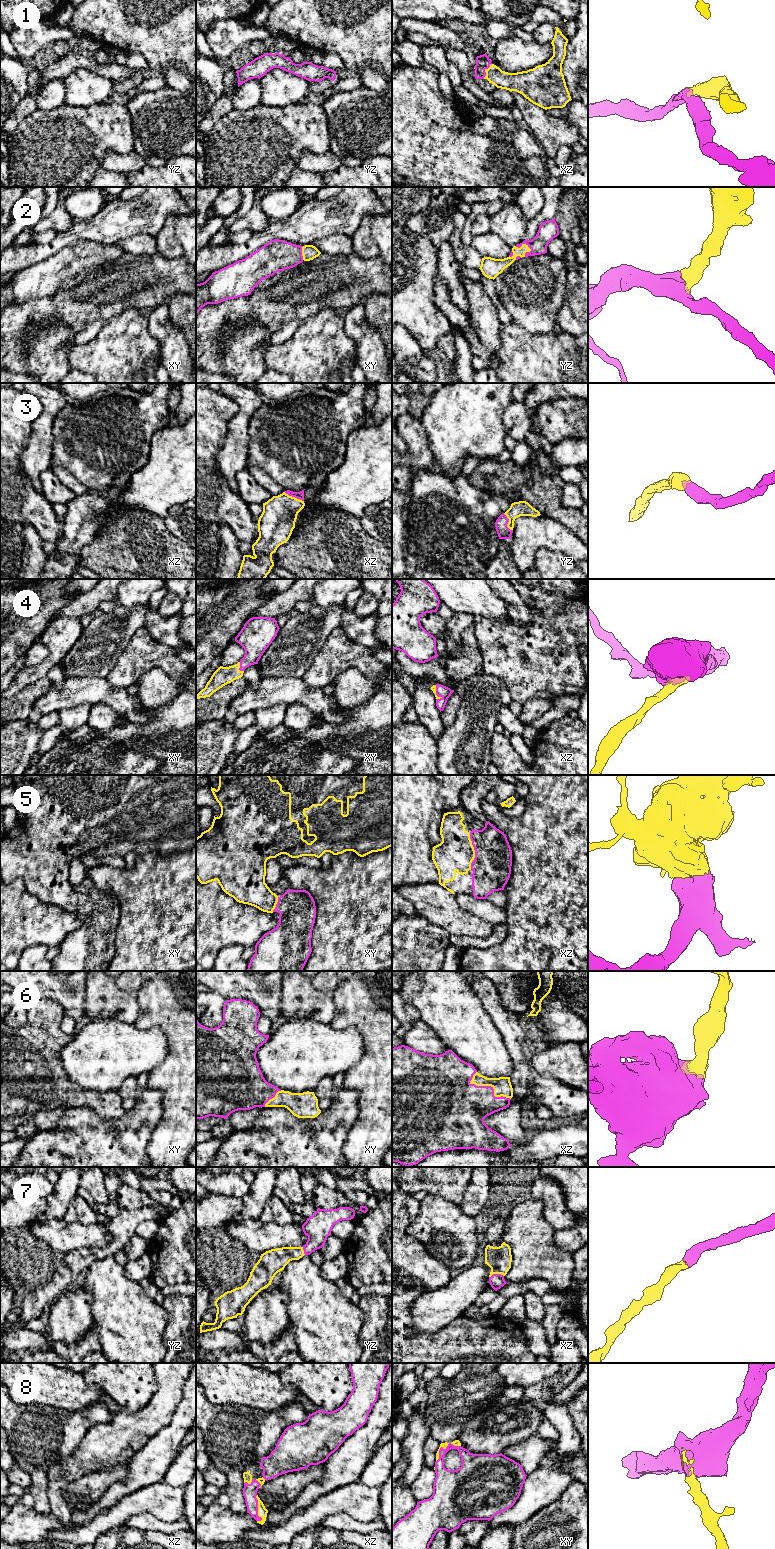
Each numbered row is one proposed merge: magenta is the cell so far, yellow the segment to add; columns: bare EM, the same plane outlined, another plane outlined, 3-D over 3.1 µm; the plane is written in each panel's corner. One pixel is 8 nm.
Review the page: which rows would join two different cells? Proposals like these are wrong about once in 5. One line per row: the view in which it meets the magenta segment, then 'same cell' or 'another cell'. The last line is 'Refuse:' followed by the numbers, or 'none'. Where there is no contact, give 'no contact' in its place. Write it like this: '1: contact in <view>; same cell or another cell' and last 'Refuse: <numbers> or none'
1: contact in xz; same cell
2: contact in yz; same cell
3: contact in xz; same cell
4: contact in xy; same cell
5: contact in xz; same cell
6: contact in xz; same cell
7: contact in xz; same cell
8: contact in xy; same cell
Refuse: none

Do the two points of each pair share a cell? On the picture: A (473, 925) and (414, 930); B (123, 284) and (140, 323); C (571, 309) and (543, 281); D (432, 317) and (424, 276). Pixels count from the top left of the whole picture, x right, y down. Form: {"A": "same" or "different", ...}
{"A": "different", "B": "different", "C": "different", "D": "same"}

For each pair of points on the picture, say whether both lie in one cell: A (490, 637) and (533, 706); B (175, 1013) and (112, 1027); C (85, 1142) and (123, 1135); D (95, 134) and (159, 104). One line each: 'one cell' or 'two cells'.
A: two cells
B: two cells
C: one cell
D: two cells

